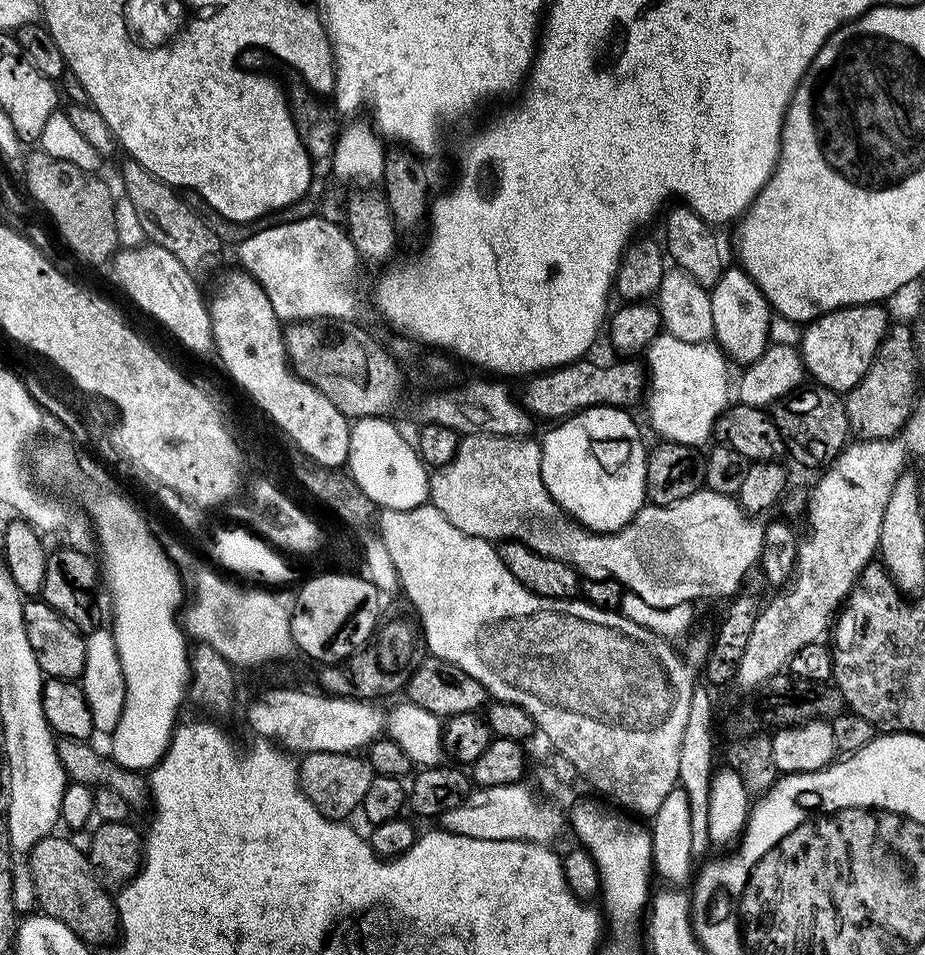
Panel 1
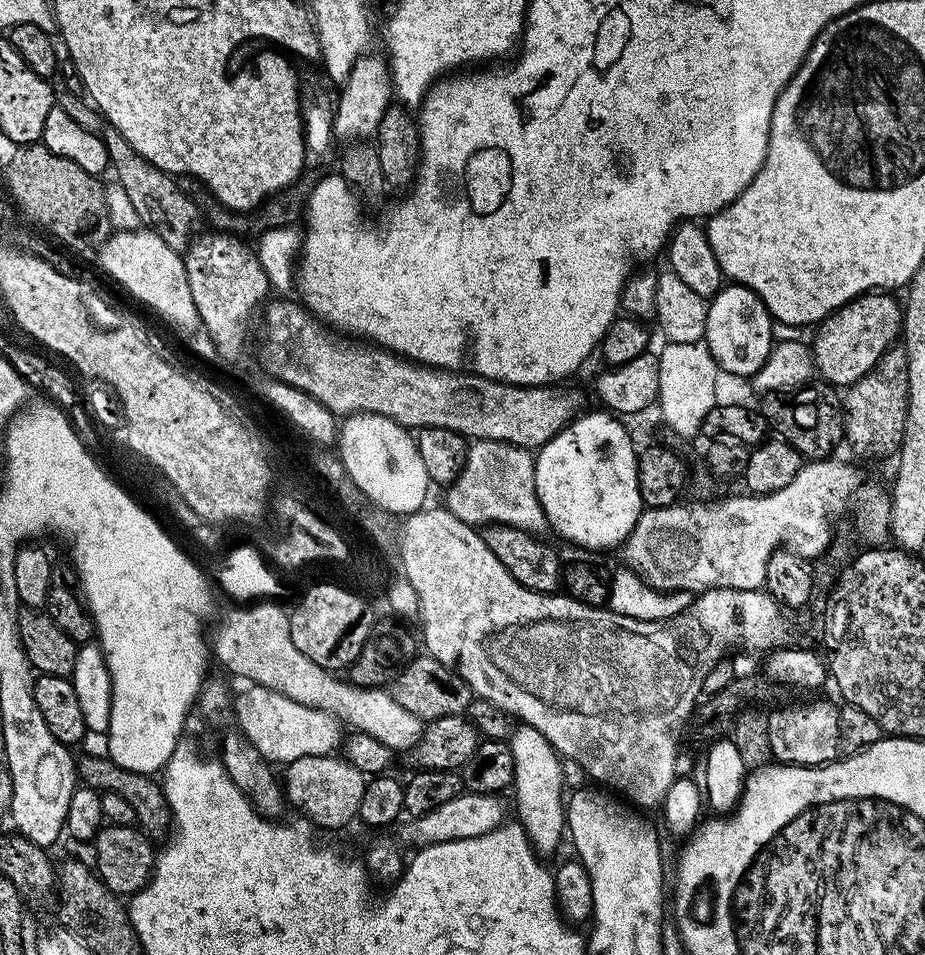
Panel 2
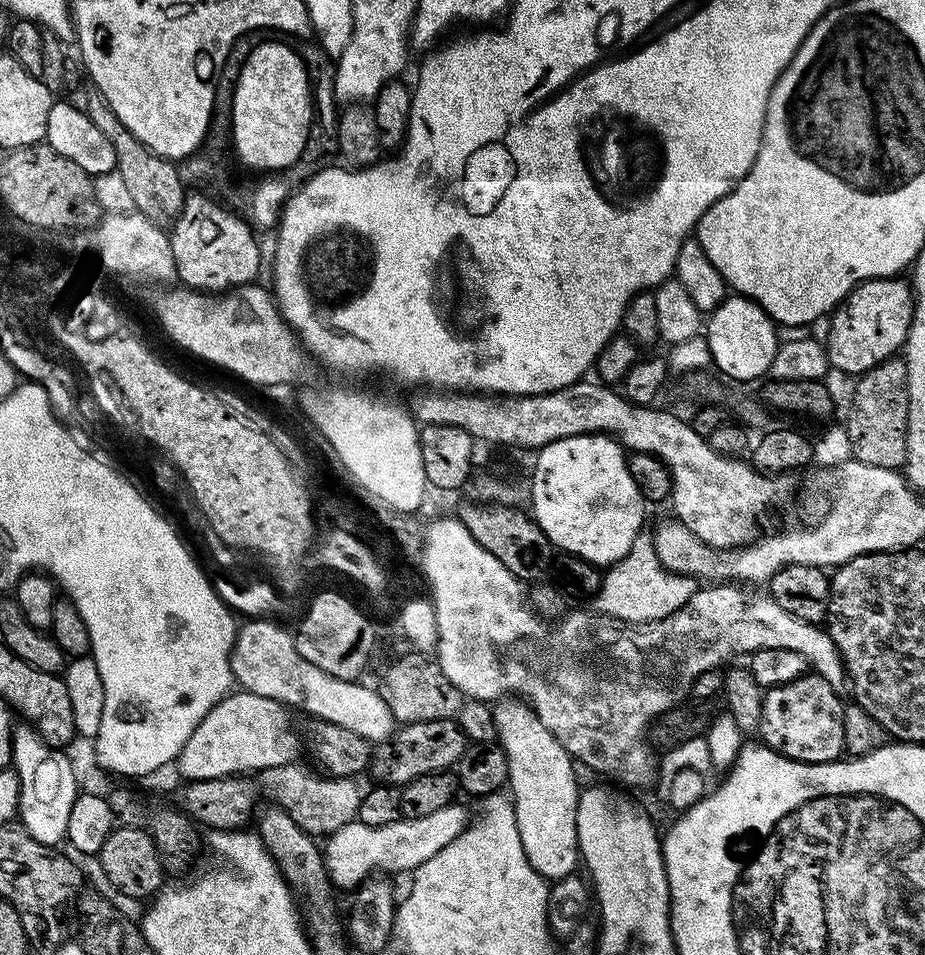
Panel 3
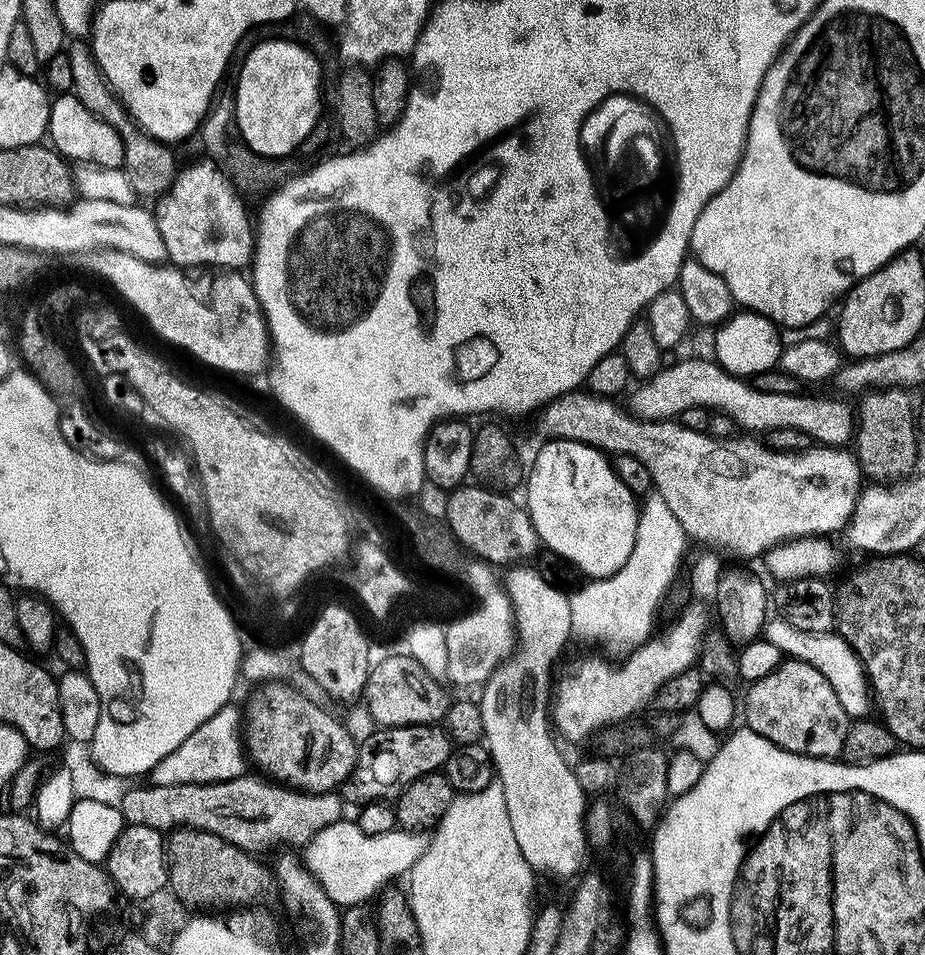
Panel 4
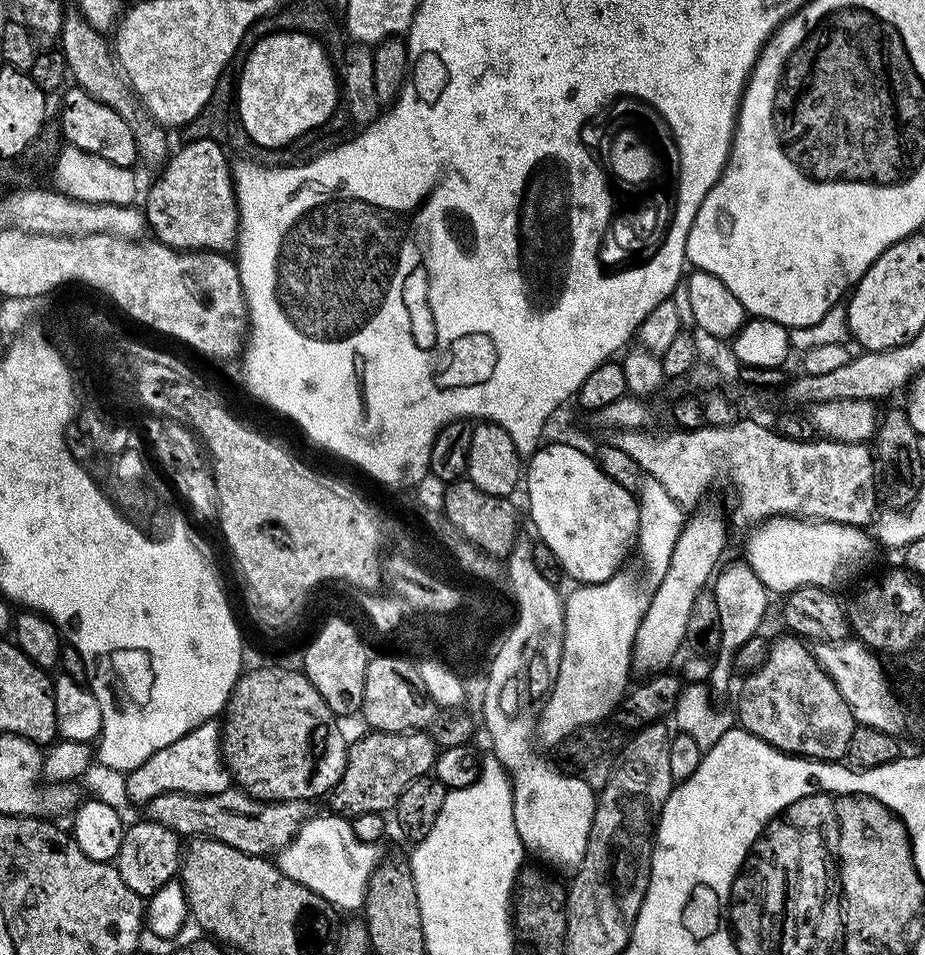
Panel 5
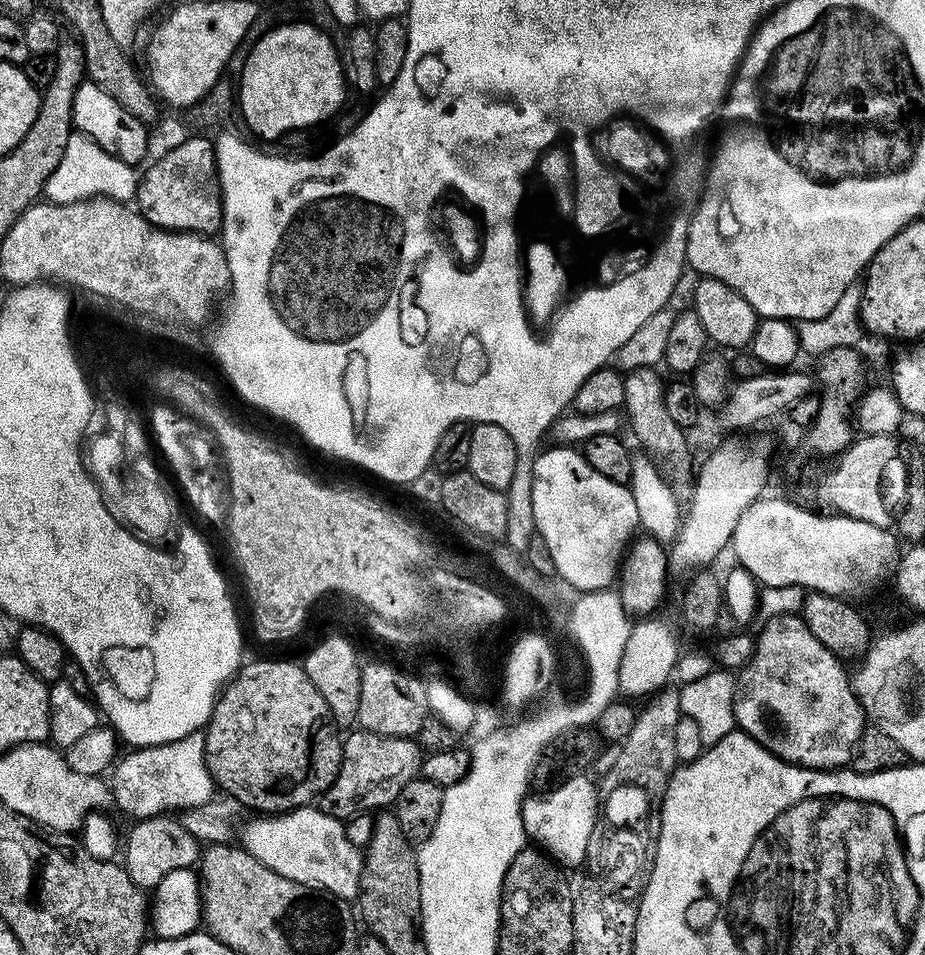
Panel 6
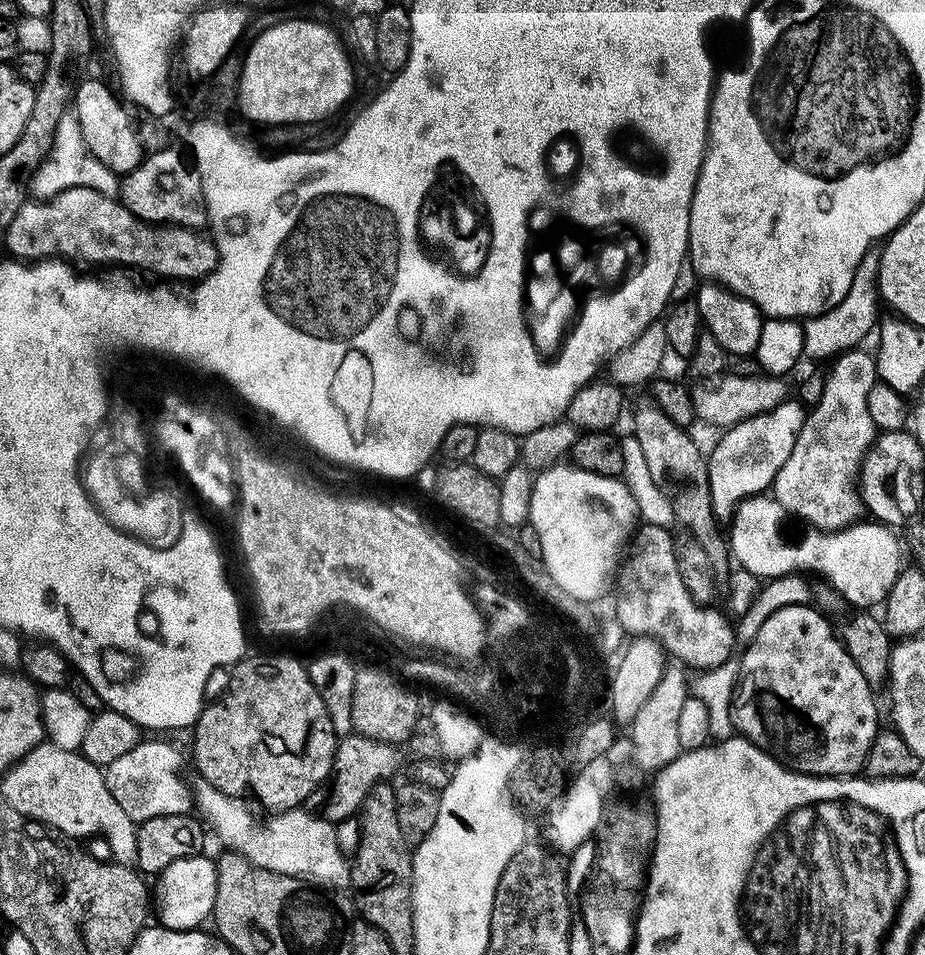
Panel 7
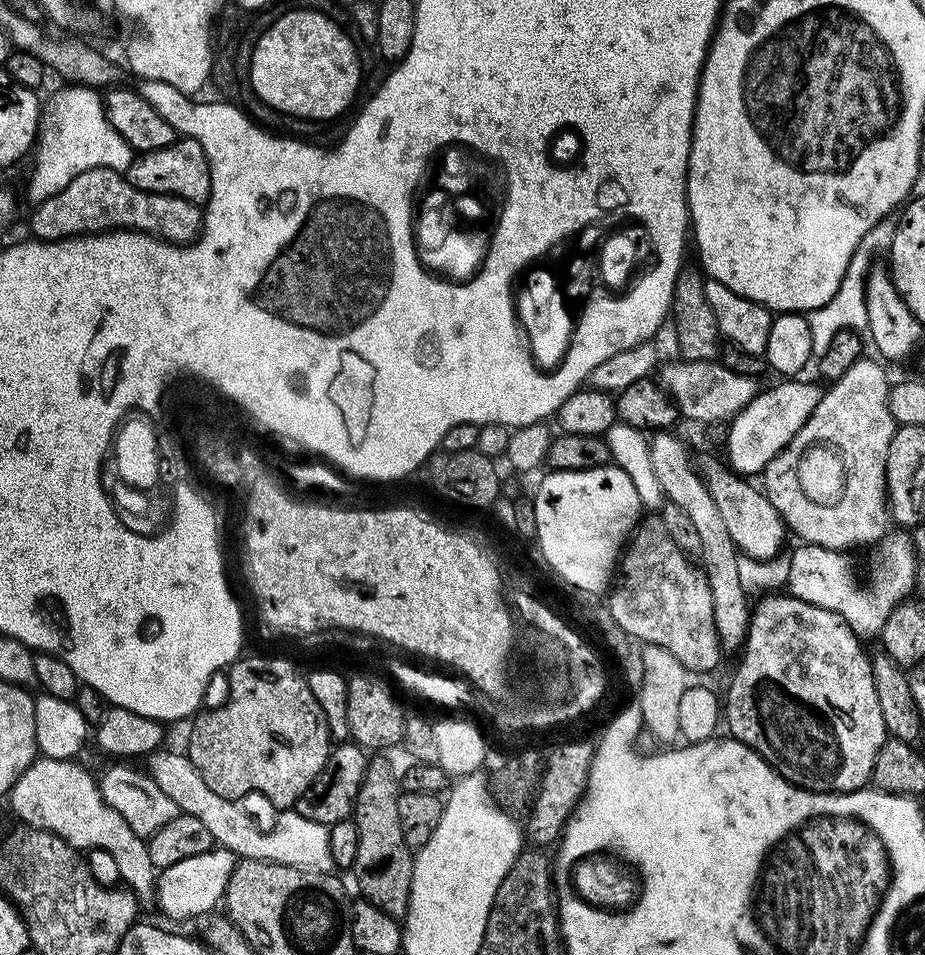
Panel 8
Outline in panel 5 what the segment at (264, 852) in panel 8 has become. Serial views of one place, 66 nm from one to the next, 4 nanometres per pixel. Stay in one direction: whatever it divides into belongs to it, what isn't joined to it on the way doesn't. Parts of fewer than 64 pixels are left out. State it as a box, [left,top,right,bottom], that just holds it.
[274,815,382,914]

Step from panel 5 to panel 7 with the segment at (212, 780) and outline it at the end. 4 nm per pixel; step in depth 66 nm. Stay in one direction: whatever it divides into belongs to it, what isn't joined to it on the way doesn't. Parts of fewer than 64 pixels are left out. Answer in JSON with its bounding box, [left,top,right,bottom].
[104,738,194,822]

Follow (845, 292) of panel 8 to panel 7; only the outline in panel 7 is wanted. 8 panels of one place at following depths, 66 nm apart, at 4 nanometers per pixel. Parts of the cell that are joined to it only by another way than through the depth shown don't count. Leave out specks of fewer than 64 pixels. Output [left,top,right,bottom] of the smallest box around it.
[803,245,881,360]

